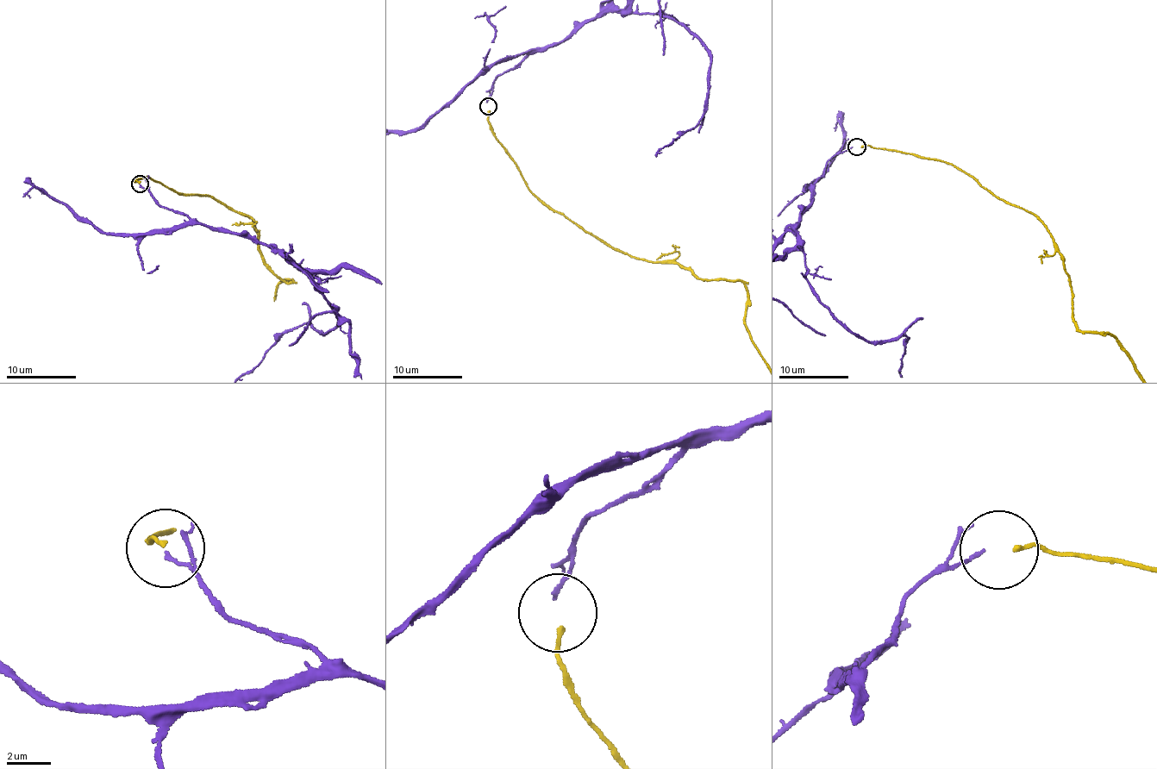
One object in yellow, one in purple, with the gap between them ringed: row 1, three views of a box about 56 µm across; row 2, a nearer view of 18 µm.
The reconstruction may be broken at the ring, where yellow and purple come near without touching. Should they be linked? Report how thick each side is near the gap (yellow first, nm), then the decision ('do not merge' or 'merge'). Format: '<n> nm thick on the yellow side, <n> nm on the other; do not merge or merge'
190 nm thick on the yellow side, 160 nm on the other; merge

